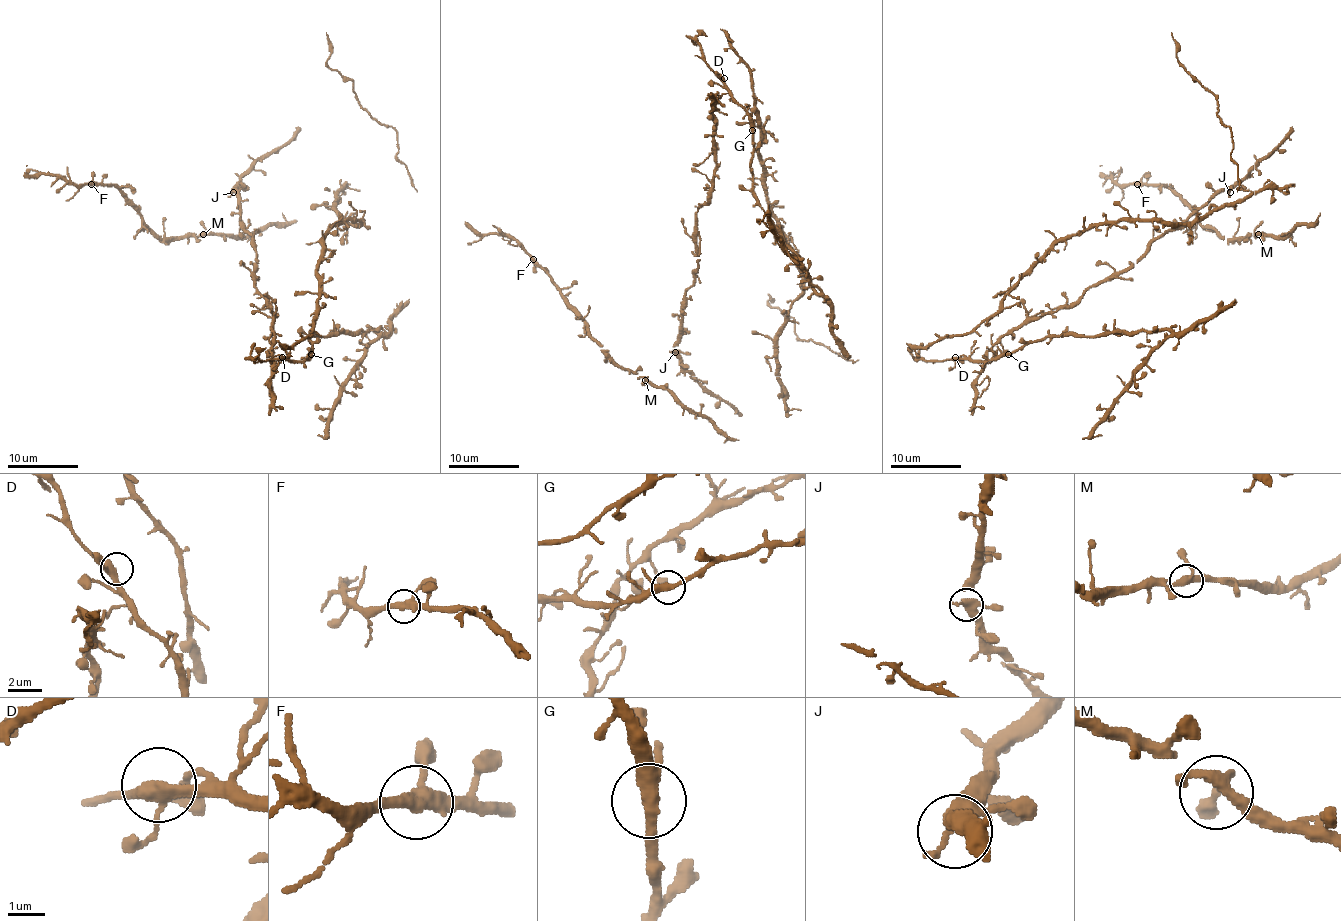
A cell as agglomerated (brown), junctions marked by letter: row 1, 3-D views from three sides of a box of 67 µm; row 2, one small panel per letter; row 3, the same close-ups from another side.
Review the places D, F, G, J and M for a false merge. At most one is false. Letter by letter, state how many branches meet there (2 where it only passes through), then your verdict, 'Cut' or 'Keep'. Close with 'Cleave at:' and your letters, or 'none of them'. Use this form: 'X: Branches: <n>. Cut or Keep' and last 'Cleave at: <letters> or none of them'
D: Branches: 3. Keep
F: Branches: 3. Keep
G: Branches: 3. Keep
J: Branches: 3. Keep
M: Branches: 3. Keep
Cleave at: none of them

